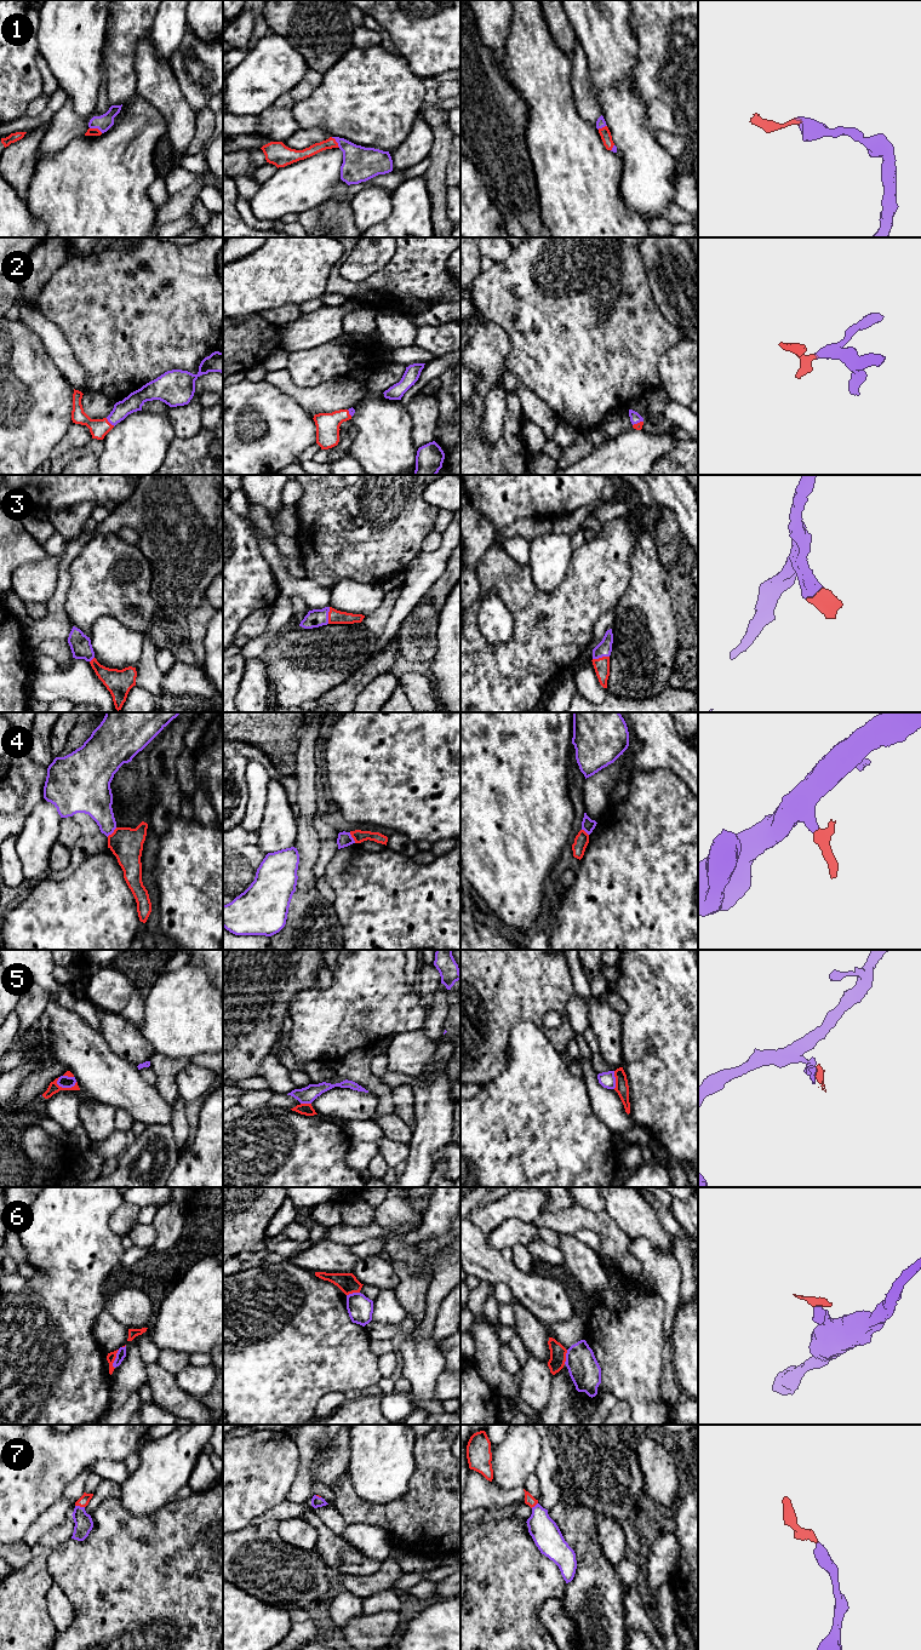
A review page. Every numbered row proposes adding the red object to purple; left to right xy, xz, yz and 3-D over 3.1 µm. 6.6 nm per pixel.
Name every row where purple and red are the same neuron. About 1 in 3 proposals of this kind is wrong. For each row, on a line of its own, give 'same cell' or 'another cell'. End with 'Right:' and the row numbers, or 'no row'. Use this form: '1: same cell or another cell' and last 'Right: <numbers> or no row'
1: same cell
2: same cell
3: same cell
4: another cell
5: another cell
6: another cell
7: same cell
Right: 1, 2, 3, 7

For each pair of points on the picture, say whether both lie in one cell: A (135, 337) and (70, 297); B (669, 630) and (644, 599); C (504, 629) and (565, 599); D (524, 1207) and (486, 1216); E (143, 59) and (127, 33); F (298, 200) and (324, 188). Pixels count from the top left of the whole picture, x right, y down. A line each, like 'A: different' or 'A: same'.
A: same
B: same
C: different
D: same
E: different
F: same

